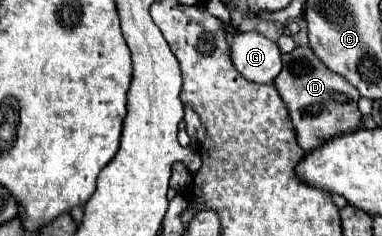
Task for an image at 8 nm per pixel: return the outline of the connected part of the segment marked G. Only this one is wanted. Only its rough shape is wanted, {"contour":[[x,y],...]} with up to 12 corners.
{"contour":[[237,33],[231,61],[253,83],[273,83],[279,47],[259,33]]}

